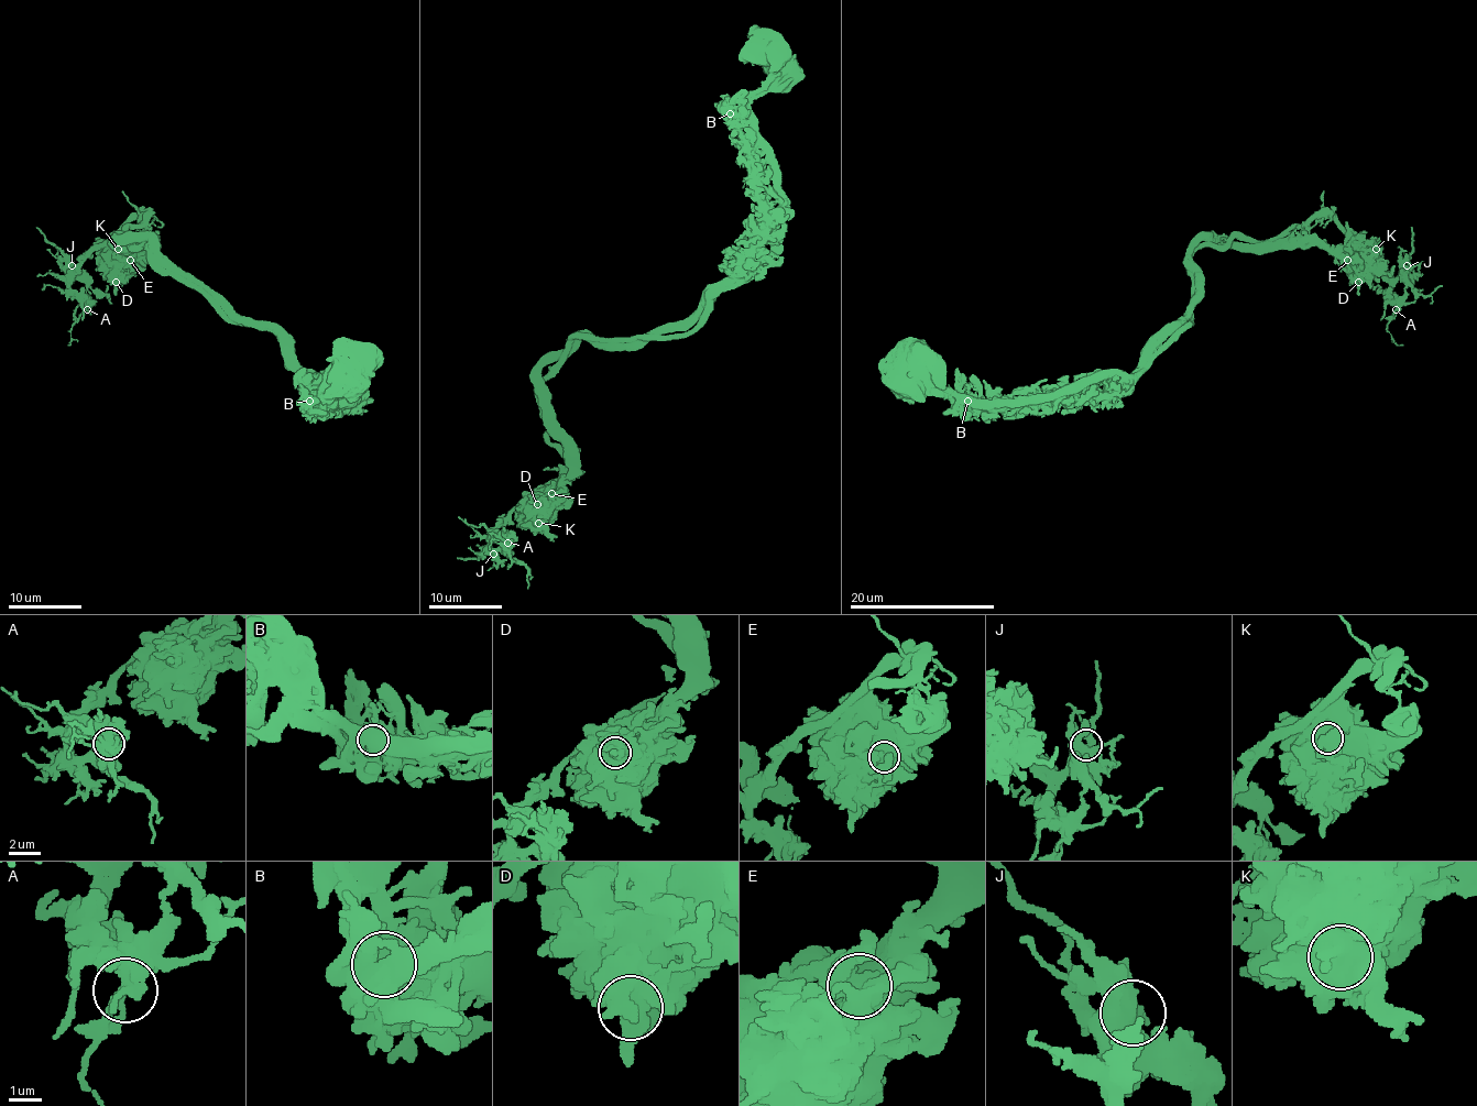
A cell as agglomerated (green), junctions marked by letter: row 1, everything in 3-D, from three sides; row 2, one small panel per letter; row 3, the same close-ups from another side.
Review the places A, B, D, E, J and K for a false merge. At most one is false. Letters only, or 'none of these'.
B

